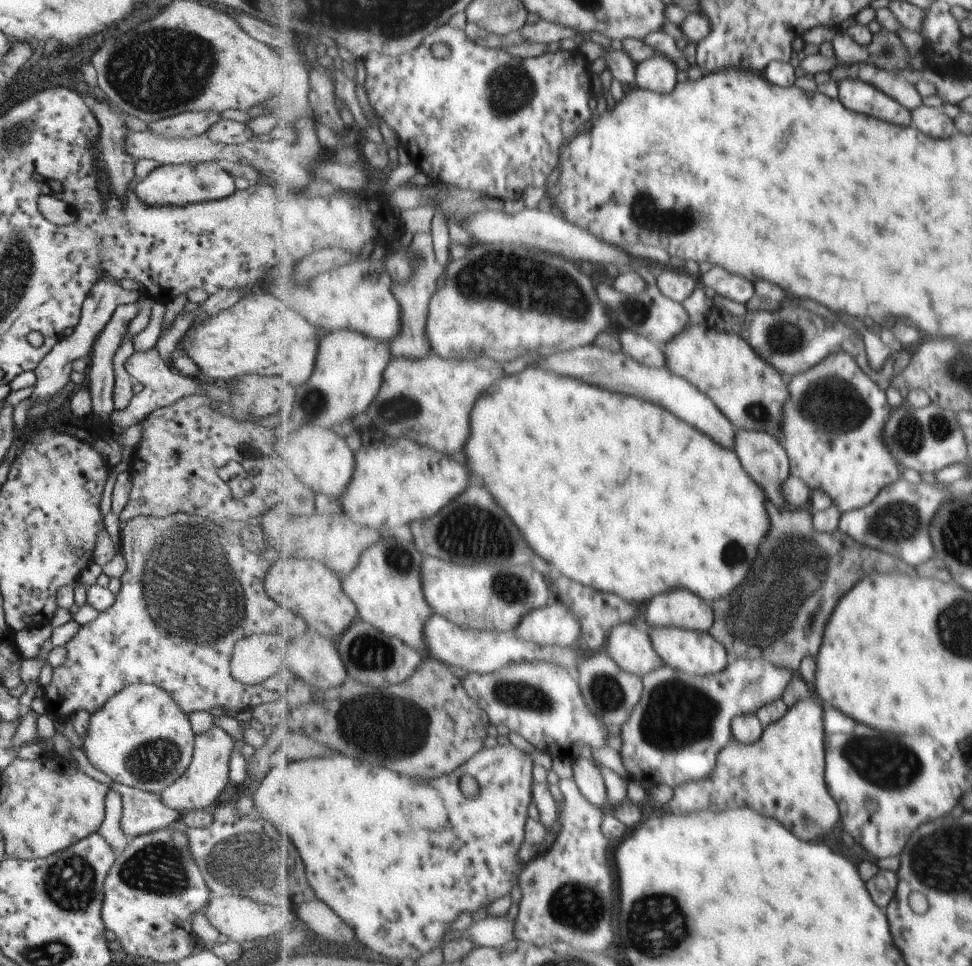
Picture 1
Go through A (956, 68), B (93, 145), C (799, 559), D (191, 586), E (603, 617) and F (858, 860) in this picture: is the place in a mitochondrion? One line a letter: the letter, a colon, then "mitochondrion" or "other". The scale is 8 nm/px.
A: other
B: other
C: mitochondrion
D: mitochondrion
E: other
F: other

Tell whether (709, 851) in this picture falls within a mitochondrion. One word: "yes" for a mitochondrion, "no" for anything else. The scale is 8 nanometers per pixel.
no

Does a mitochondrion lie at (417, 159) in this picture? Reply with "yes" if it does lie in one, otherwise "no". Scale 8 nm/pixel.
no

